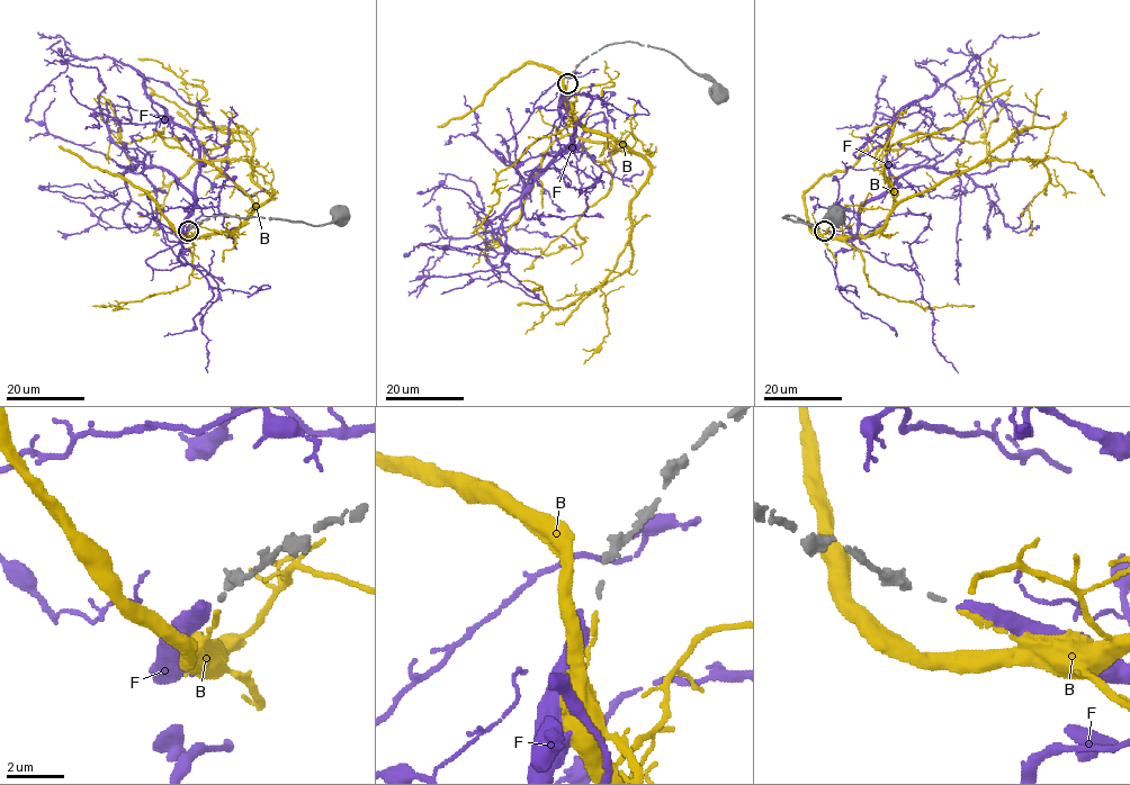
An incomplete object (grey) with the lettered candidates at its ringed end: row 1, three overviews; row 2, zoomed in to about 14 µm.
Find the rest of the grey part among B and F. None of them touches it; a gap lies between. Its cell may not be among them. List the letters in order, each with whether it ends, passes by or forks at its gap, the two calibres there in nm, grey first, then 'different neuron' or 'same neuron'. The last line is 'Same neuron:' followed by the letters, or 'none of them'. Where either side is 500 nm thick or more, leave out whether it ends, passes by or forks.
B: it ends there; 150 nm thick on the grey side, 200 nm on the other; same neuron
F: it ends there; 150 nm thick on the grey side, 420 nm on the other; different neuron
Same neuron: B

